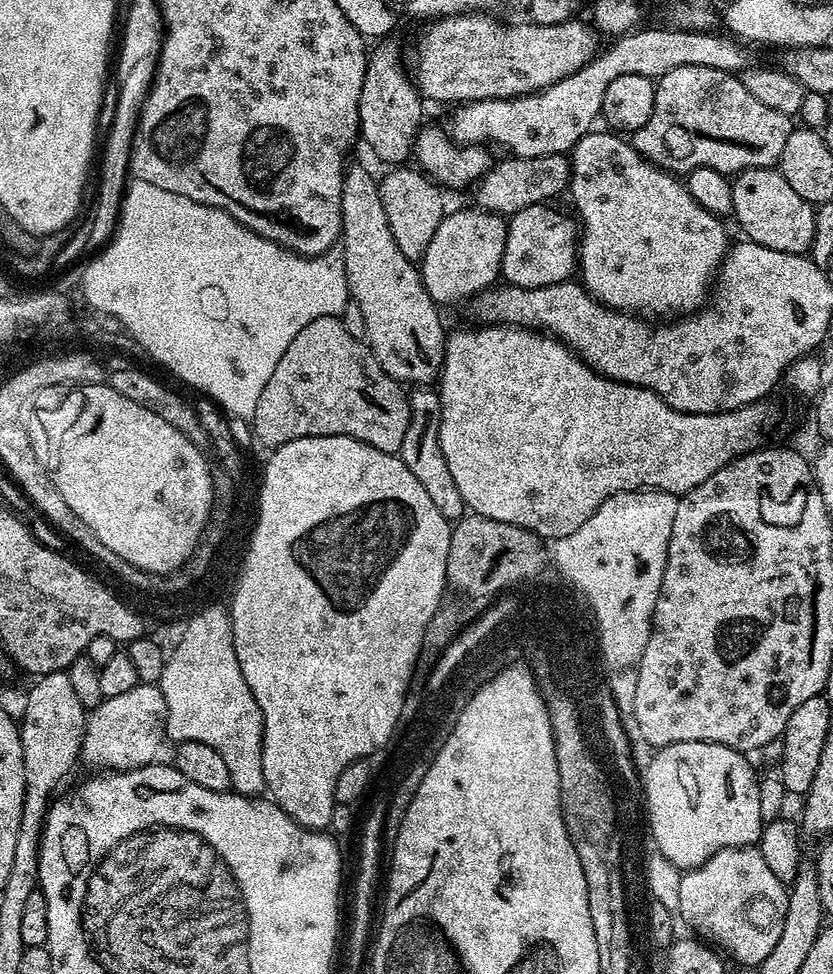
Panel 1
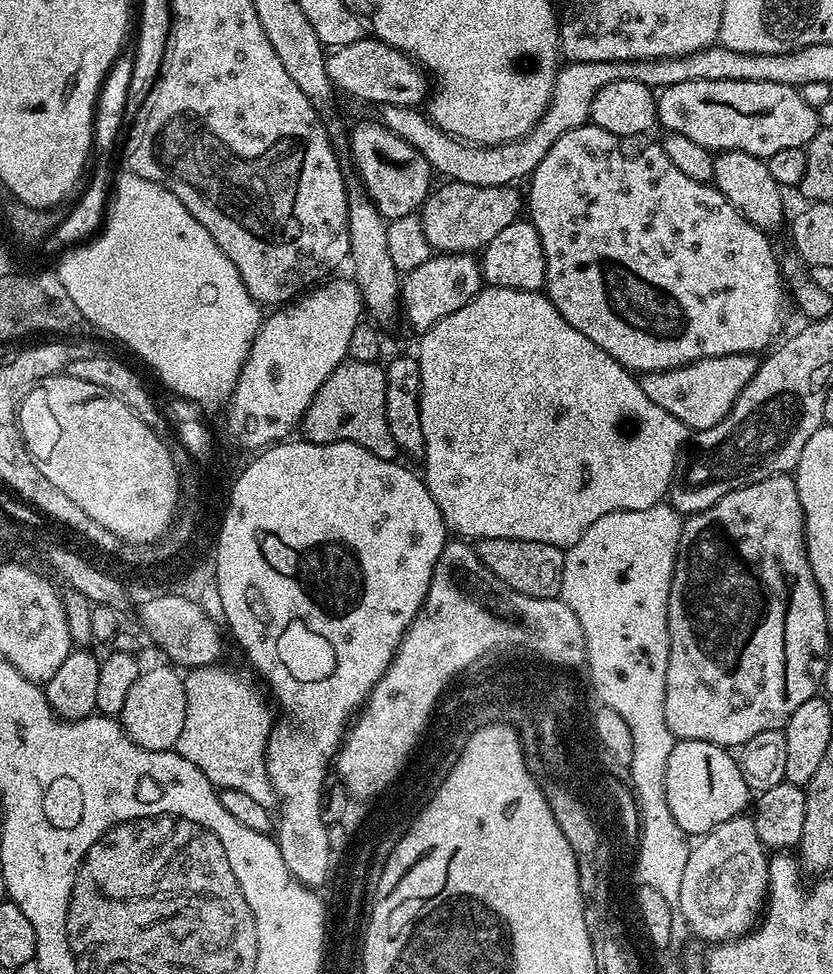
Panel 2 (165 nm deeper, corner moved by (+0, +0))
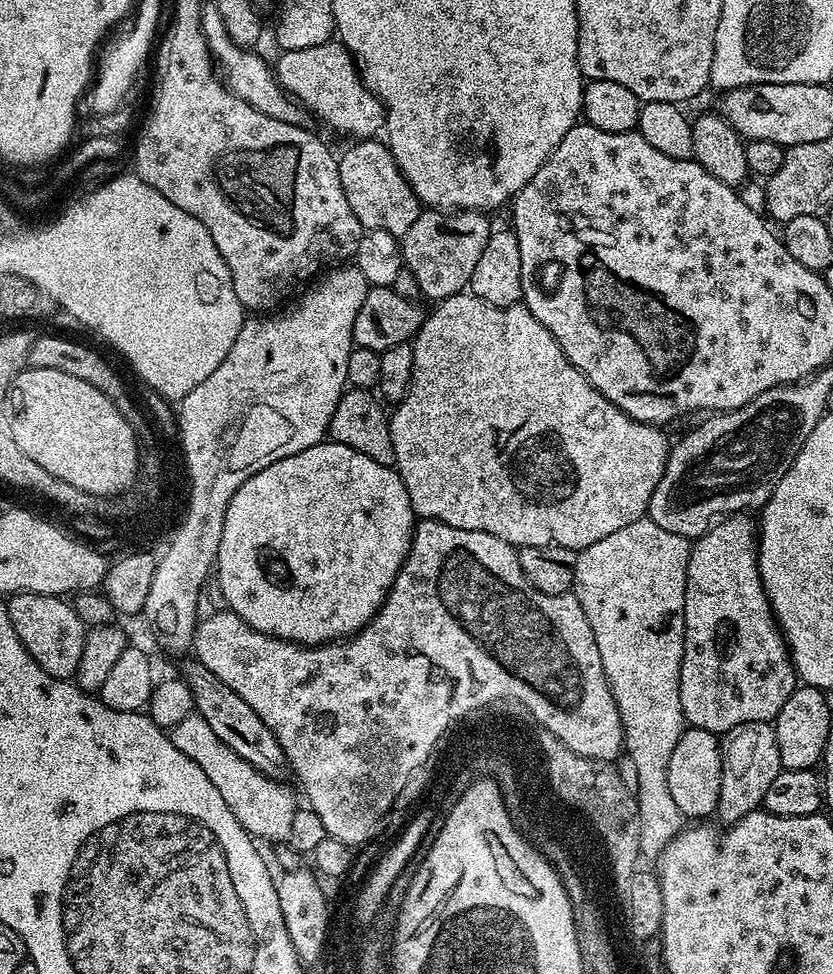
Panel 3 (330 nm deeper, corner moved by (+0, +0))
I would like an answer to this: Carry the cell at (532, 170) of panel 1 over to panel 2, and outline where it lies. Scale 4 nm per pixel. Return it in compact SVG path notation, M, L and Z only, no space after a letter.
M444 182L440 189L429 195L419 213L422 228L426 230L426 242L437 253L479 253L506 226L513 224L522 212L522 196L512 186L470 186Z

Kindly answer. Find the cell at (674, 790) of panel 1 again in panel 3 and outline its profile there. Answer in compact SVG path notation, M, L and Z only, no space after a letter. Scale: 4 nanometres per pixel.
M685 727L678 738L678 746L674 746L674 754L670 754L668 767L670 794L685 818L708 818L708 815L711 817L715 813L722 786L723 765L722 744L717 733Z

